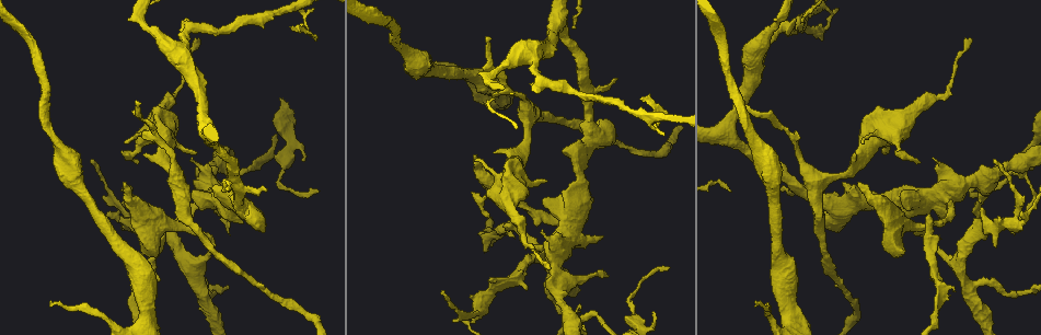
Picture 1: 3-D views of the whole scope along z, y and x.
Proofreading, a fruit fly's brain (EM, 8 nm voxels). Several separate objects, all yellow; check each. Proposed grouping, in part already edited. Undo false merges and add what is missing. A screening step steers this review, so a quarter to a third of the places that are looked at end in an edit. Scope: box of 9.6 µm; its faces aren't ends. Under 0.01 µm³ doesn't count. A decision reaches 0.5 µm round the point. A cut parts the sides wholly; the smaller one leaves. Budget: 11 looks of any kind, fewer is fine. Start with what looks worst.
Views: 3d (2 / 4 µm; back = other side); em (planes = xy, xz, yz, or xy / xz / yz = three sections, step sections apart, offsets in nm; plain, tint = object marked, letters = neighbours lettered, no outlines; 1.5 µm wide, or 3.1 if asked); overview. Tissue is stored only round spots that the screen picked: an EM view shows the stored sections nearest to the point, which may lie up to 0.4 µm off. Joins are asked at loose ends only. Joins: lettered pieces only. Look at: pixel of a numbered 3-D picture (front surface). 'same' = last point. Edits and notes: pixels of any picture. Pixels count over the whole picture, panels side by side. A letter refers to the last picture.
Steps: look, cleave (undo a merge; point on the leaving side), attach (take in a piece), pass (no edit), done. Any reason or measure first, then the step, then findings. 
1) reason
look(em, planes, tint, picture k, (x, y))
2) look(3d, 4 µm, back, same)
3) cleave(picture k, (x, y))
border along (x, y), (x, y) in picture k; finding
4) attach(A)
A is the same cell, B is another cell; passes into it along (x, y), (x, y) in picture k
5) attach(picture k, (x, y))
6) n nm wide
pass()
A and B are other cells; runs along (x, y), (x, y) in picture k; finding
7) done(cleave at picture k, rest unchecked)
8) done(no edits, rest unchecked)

calibre changes
look(em, planes, tint, picture 1, (947, 202))

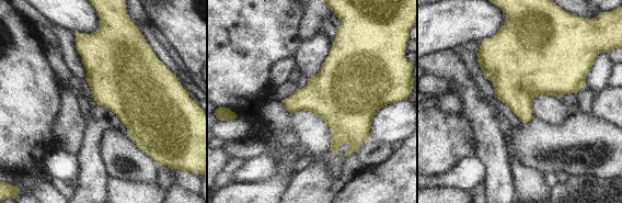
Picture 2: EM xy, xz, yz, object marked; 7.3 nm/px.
what lies round it
look(em, planes, letters, same)

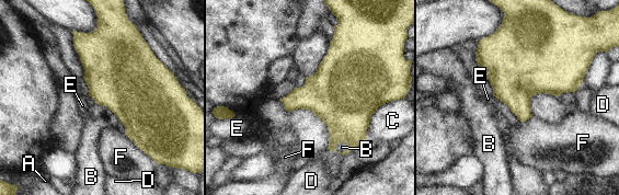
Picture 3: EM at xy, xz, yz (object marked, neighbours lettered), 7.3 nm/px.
C touches over 320 nm
pass()
A, B, C, D, E and F are other cells; border along (355, 147), (345, 153), (334, 148) in picture 3; all the same neuron

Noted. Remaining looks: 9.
thin end
look(em, yz, step 4, letters, picture 1, (487, 37))

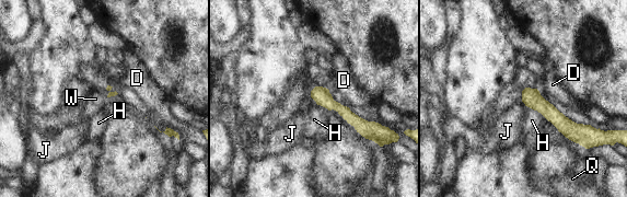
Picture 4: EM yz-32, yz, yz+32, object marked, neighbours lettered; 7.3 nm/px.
pass()
D, H, J, Q and W are other cells; runs along (313, 93), (318, 93), (370, 130) in picture 4; none of them fits

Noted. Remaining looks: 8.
thin end
look(em, planes, letters, picture 1, (970, 39))

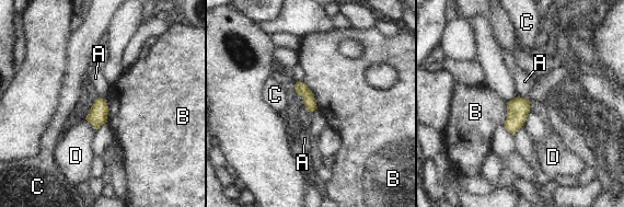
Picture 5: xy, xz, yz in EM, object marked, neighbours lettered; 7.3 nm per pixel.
90 nm wide; B touches over 220 nm
pass()
A, B, C and D are other cells; none of them fits

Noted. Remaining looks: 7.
a narrow waist
look(em, yz, step 8, tint, picture 1, (1019, 292))

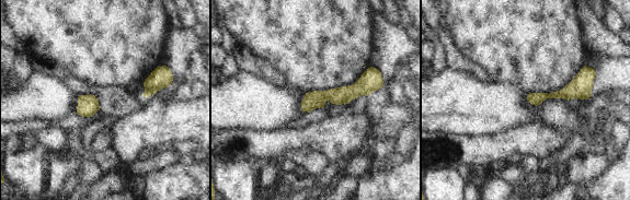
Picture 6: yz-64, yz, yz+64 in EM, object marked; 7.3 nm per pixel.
look(em, planes, letters, same)

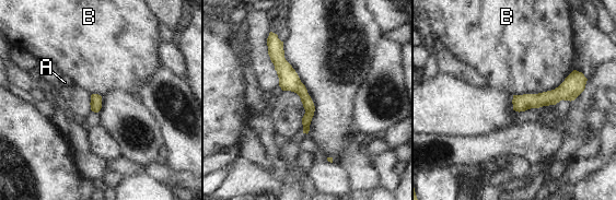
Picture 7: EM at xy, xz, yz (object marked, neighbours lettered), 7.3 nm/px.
B touches over 480 nm
pass()
A and B are other cells; runs along (276, 43), (308, 103), (305, 130) in picture 7; continuous, no second neuron

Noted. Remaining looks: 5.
abrupt turn
look(em, planes, plain, picture 1, (768, 32))

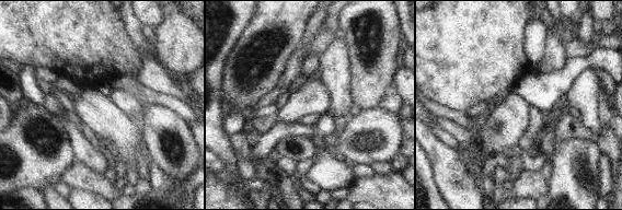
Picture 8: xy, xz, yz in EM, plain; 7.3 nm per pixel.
look(em, planes, letters, same)

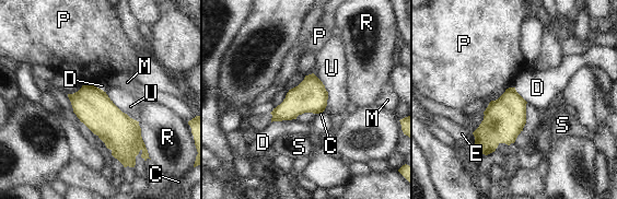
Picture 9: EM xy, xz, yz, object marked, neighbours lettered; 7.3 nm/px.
pass()
C, D, E, M, P, R, S and U are other cells; border along (150, 159), (146, 161) in picture 9; continuous, no second neuron

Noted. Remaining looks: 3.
done(no edits, rest unchecked)

